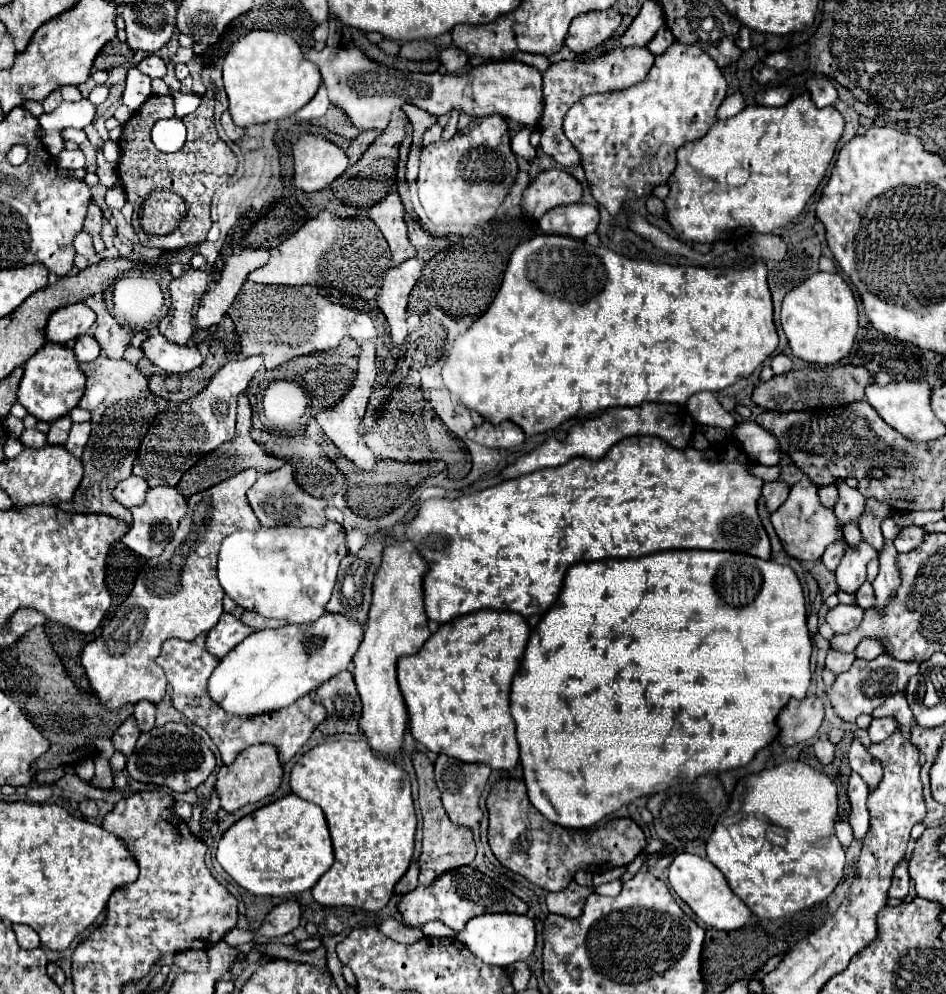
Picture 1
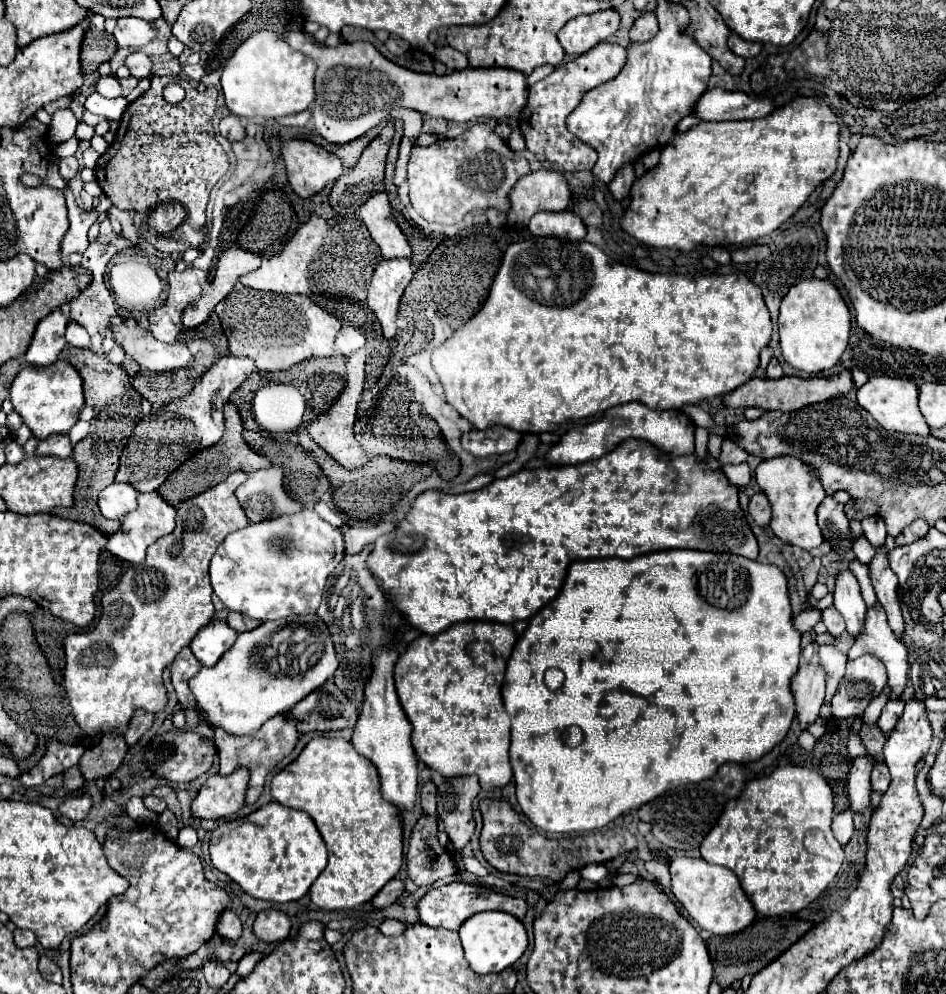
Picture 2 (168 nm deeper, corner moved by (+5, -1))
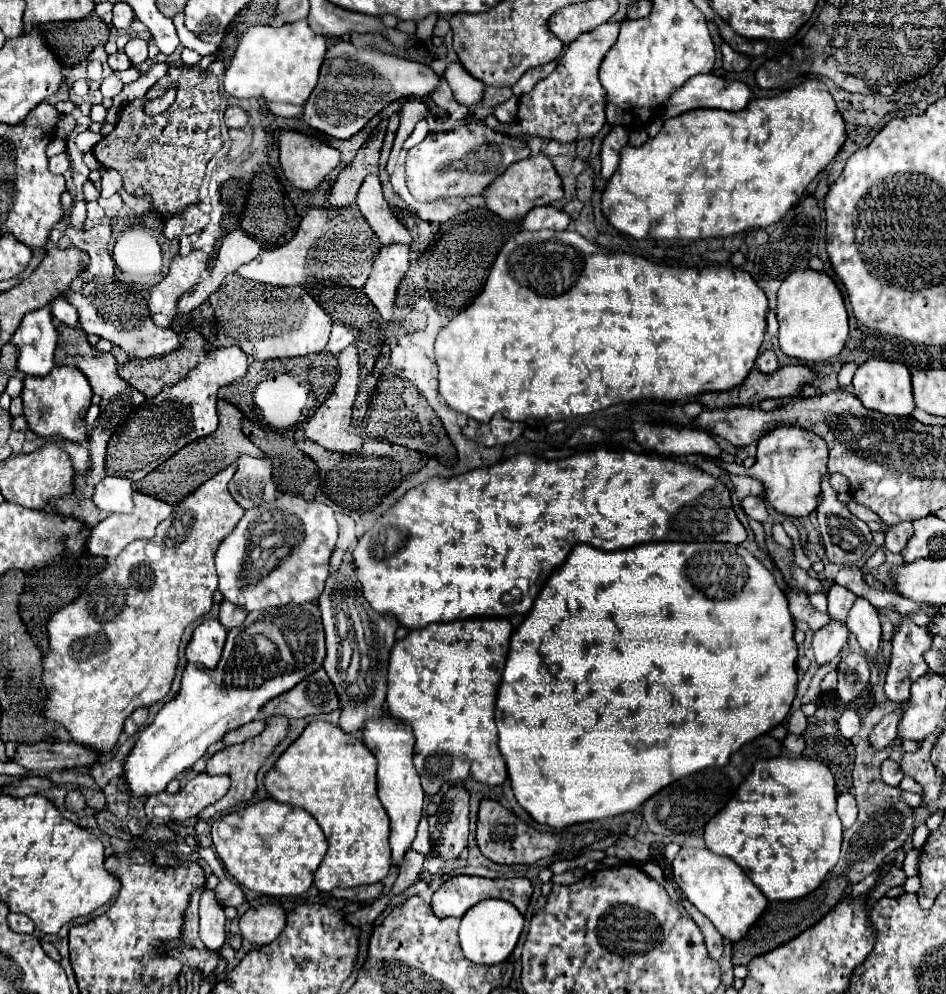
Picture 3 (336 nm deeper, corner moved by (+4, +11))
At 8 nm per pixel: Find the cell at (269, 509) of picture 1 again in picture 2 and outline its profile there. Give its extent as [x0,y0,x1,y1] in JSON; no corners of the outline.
[235,466,305,522]

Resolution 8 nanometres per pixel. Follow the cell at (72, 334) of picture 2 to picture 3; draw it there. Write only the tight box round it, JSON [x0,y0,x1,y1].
[50,298,78,326]

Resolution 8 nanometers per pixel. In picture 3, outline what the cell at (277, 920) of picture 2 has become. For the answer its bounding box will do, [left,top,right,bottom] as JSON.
[240,904,286,946]

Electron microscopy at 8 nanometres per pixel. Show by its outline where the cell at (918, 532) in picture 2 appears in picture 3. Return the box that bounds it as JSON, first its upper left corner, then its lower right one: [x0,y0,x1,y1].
[886,522,914,552]

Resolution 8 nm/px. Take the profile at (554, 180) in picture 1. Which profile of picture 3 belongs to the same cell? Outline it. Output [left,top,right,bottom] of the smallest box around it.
[482,154,562,220]

